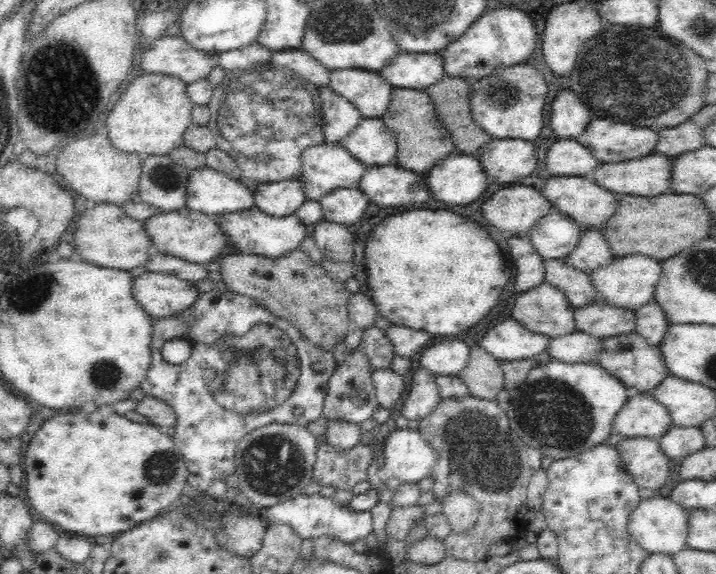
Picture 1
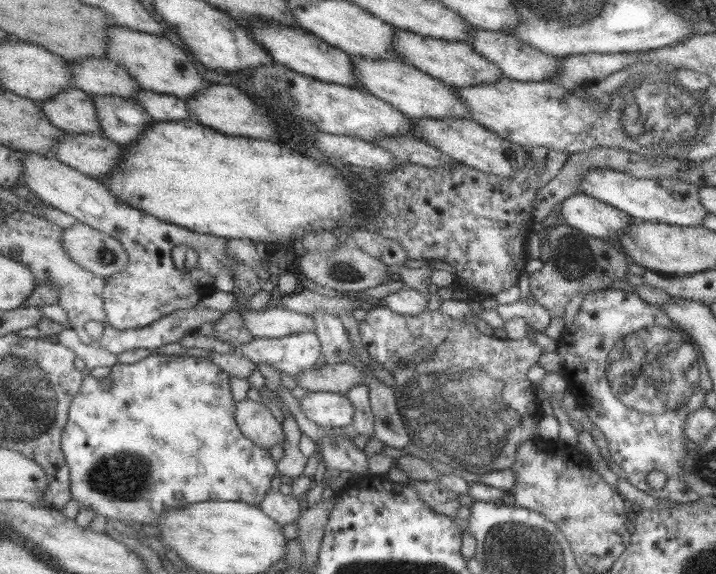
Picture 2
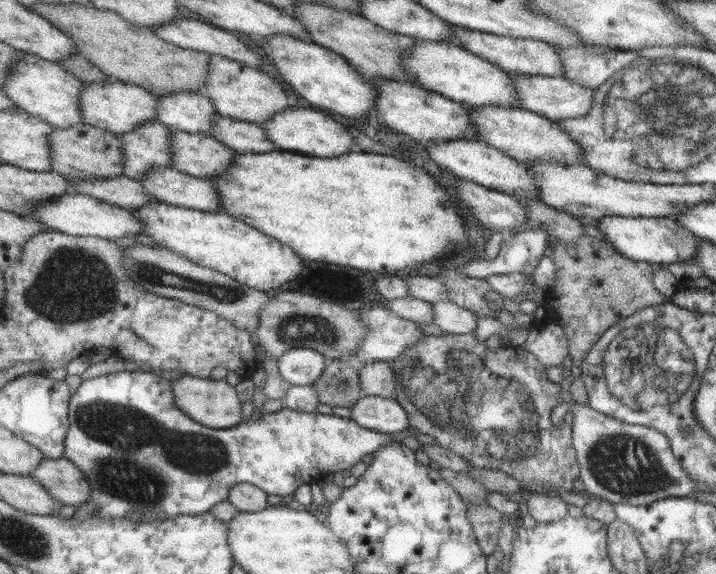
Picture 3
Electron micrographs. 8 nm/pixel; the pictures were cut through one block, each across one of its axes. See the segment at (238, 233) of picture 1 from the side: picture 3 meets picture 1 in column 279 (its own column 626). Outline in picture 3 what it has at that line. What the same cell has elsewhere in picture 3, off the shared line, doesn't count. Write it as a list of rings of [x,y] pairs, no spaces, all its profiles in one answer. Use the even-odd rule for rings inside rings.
[[[603,216],[599,220],[595,220],[597,230],[605,236],[605,242],[619,252],[623,258],[631,260],[631,262],[645,262],[645,264],[685,264],[695,256],[695,248],[697,248],[697,238],[691,236],[691,232],[687,232],[683,226],[677,224],[677,220],[673,218],[645,218],[645,216],[637,216],[637,218],[625,218],[625,216]]]

